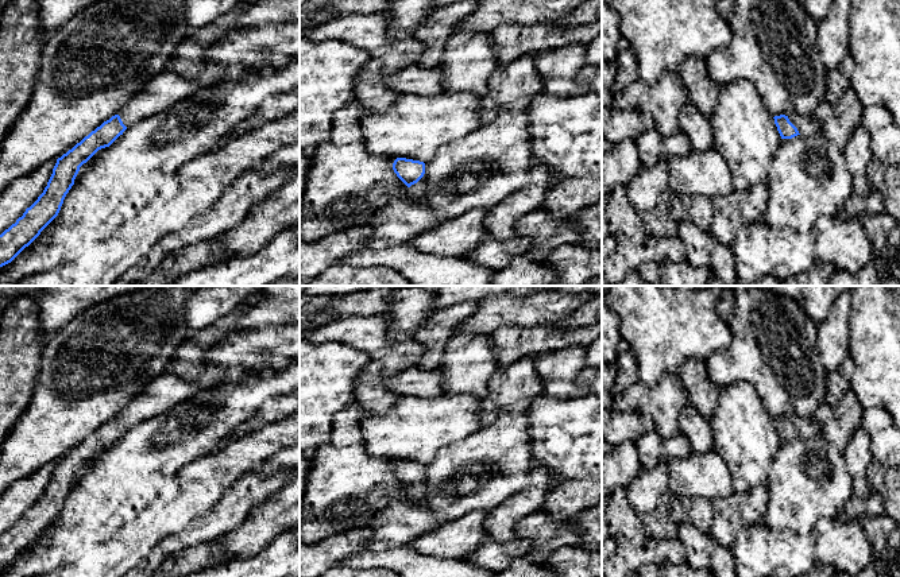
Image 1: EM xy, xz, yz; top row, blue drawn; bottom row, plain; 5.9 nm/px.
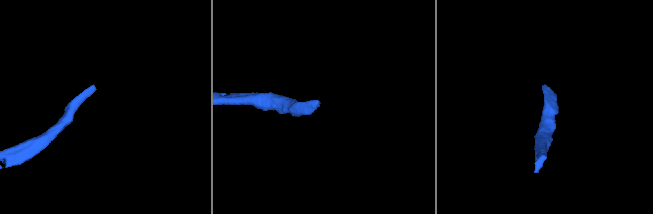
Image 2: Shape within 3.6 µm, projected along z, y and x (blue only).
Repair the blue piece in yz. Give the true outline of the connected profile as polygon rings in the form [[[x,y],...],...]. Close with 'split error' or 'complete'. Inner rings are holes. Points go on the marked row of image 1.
[[[784,113],[775,116],[773,119],[781,139],[792,139],[797,135],[807,138],[822,129],[820,123],[815,115],[803,116],[795,113]]] | split error

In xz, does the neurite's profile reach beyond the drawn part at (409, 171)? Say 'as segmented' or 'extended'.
extended

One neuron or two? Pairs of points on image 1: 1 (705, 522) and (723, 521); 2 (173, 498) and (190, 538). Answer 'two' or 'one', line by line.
1: two
2: two

